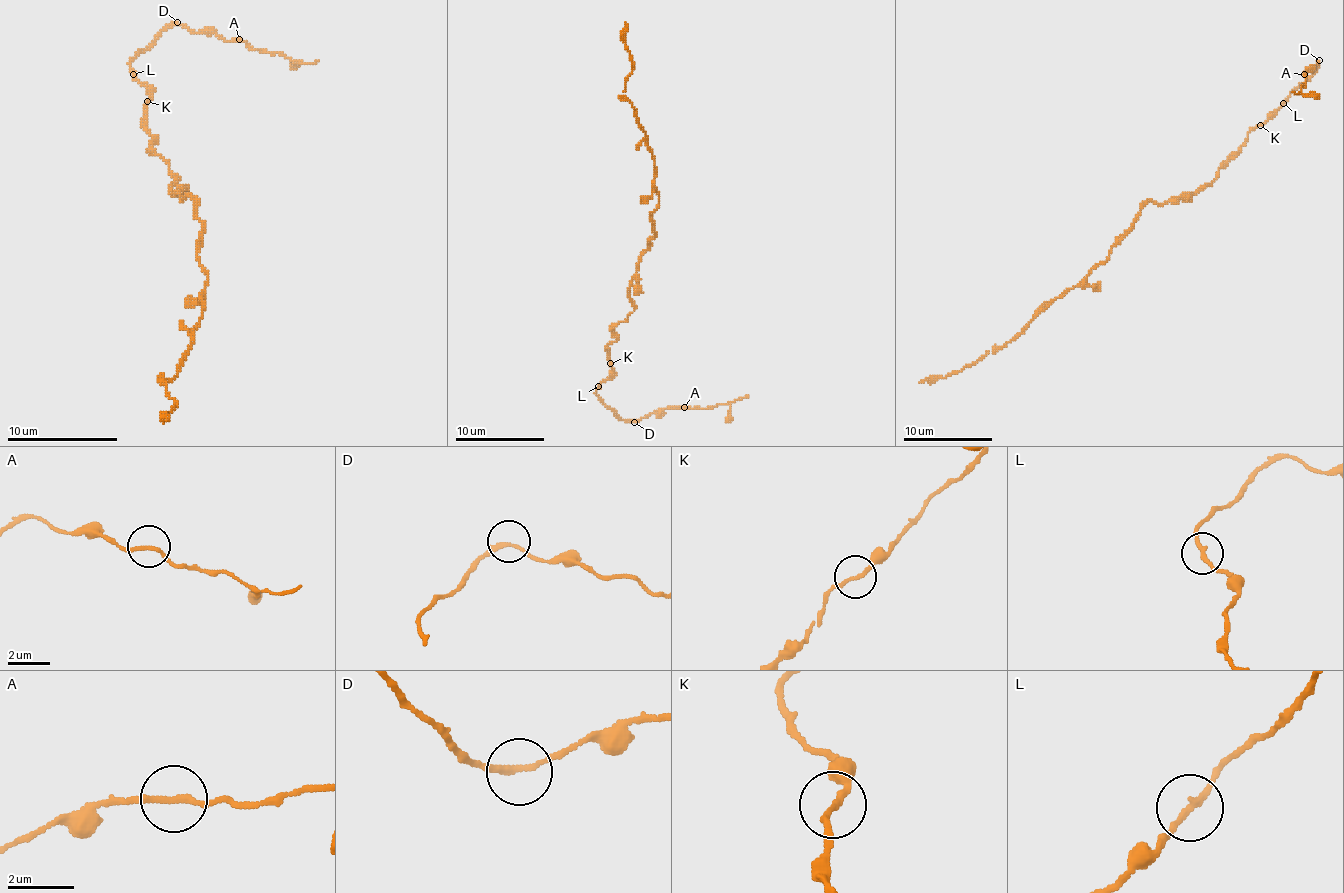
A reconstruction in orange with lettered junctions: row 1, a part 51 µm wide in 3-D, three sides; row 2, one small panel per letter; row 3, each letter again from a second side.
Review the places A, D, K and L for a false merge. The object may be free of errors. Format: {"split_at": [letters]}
{"split_at": []}

